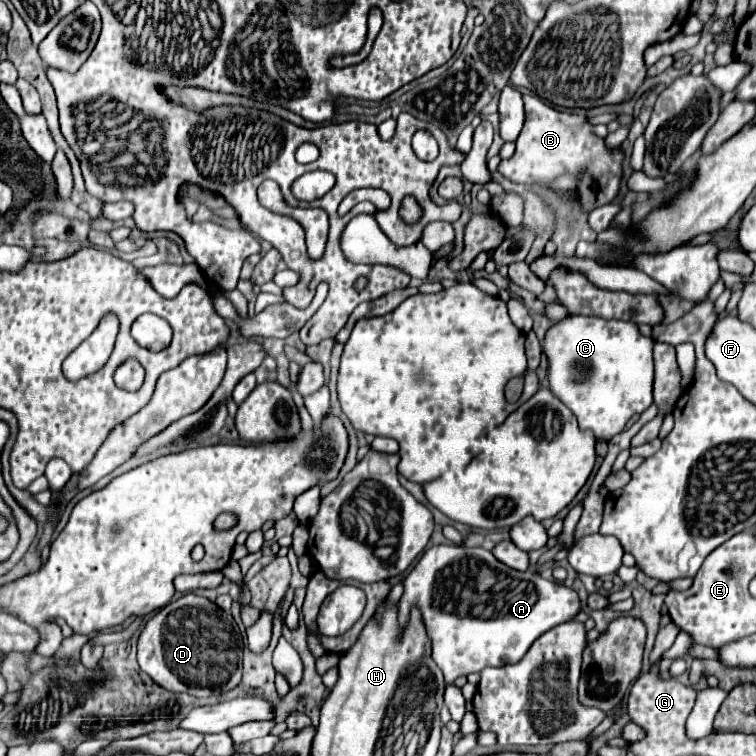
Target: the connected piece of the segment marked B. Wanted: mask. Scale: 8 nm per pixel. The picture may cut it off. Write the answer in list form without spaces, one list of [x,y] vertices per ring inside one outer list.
[[[524,94],[524,128],[516,140],[516,154],[510,160],[502,160],[498,172],[514,182],[552,182],[564,172],[584,170],[578,186],[570,194],[560,194],[560,200],[572,200],[580,204],[586,212],[592,212],[598,206],[612,202],[618,196],[622,184],[622,150],[608,150],[604,140],[592,134],[592,126],[586,122],[586,116],[558,112],[552,106],[544,104],[534,94]]]

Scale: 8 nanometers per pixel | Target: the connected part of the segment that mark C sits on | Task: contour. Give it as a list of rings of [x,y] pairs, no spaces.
[[[568,316],[552,326],[544,338],[544,354],[550,364],[550,390],[576,414],[582,430],[592,430],[596,438],[610,440],[624,430],[634,414],[642,414],[652,404],[652,346],[654,340],[642,336],[634,322],[604,320],[598,316]]]

